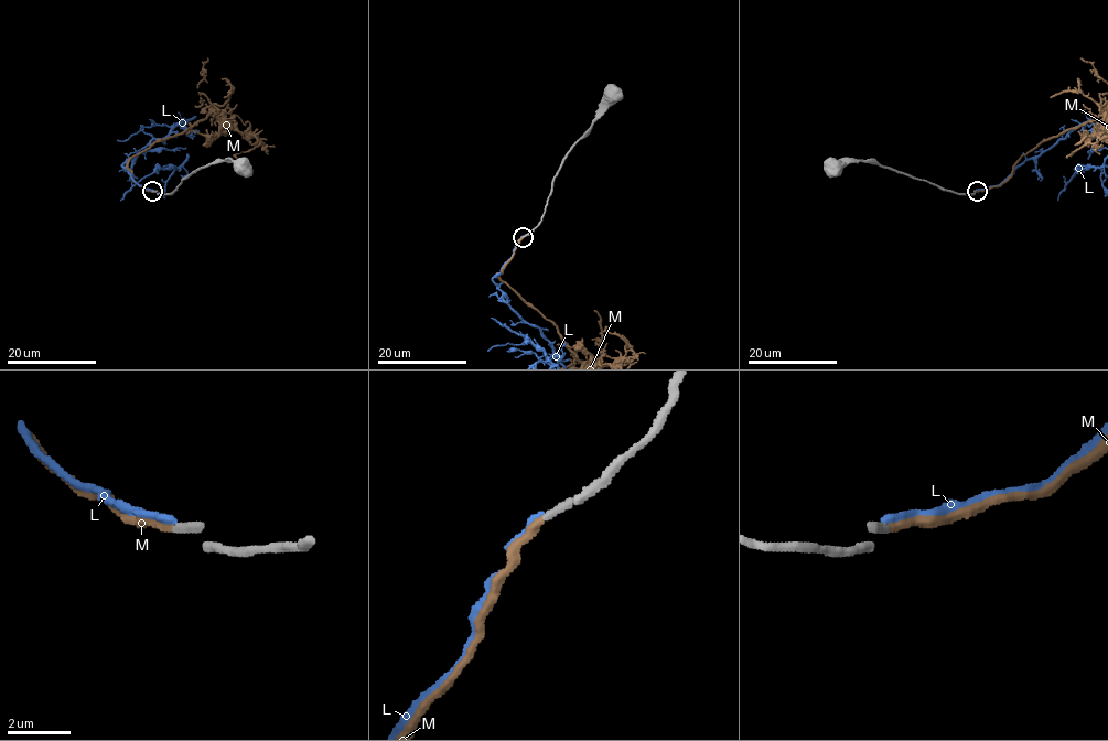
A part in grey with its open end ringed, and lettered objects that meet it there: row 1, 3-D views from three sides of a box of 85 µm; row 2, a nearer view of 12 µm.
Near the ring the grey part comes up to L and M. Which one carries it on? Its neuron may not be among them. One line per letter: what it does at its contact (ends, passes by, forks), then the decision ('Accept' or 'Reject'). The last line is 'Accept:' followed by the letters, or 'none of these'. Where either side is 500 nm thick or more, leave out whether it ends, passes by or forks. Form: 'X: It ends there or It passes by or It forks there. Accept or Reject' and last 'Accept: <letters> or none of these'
L: It ends there. Reject
M: It ends there. Accept
Accept: M

